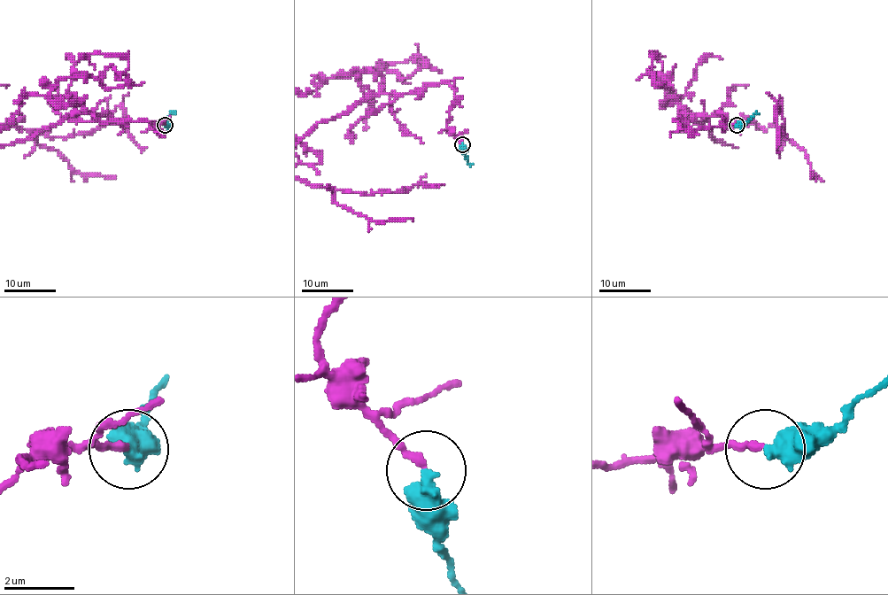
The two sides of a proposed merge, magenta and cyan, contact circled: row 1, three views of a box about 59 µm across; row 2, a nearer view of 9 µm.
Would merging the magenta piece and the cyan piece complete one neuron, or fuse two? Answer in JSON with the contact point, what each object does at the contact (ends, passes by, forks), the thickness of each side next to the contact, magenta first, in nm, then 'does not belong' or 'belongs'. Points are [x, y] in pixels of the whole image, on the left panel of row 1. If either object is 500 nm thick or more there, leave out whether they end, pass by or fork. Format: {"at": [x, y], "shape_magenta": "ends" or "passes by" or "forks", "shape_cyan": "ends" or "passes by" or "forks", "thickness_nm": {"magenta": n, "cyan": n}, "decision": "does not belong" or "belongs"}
{"at": [165, 125], "thickness_nm": {"magenta": 220, "cyan": 500}, "decision": "belongs"}

